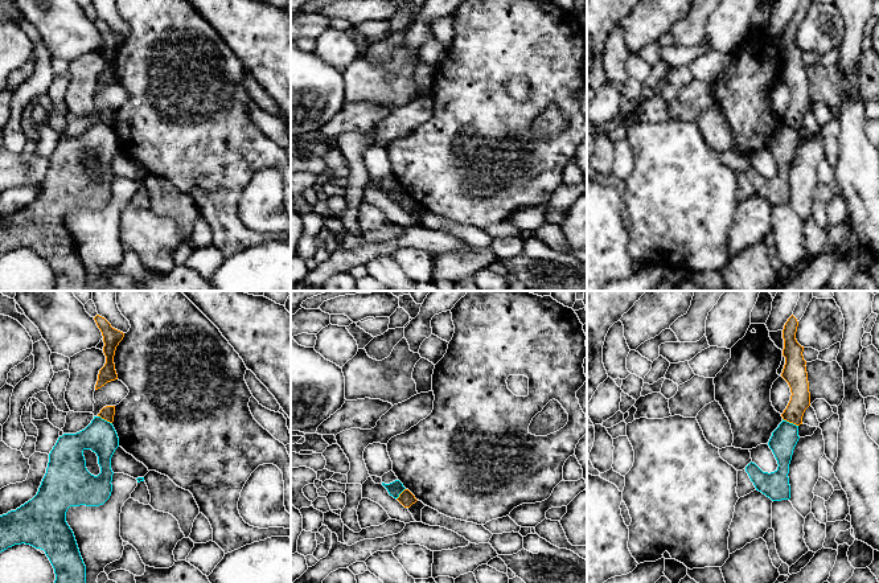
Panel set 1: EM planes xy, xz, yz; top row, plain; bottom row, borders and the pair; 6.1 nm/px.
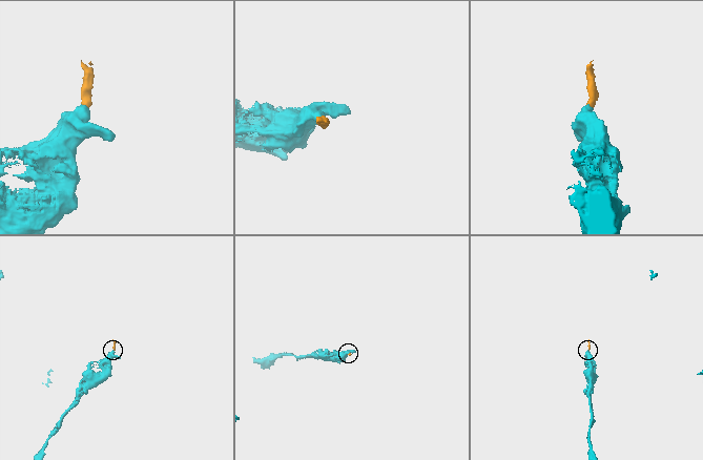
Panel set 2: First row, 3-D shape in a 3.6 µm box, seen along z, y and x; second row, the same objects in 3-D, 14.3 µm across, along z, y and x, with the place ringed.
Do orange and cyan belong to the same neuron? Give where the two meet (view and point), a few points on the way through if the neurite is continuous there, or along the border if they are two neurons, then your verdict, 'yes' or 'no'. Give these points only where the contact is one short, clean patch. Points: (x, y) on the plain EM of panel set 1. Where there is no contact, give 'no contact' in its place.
contact yz (791, 126); border yz (783, 122), (797, 130); no

